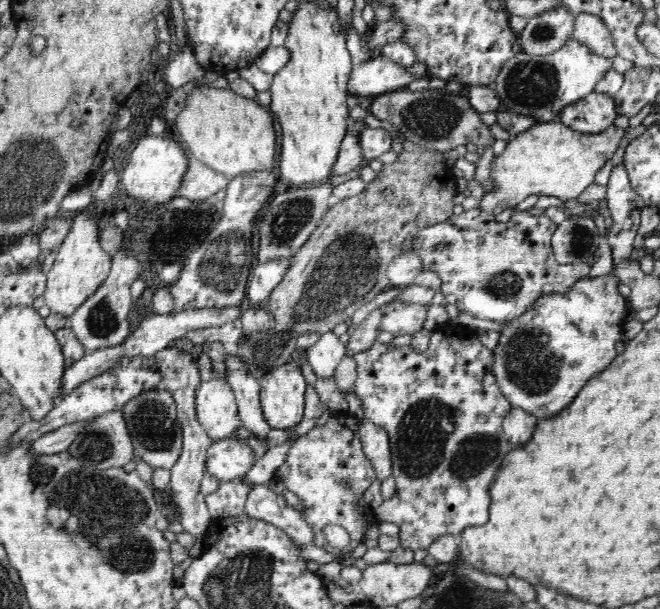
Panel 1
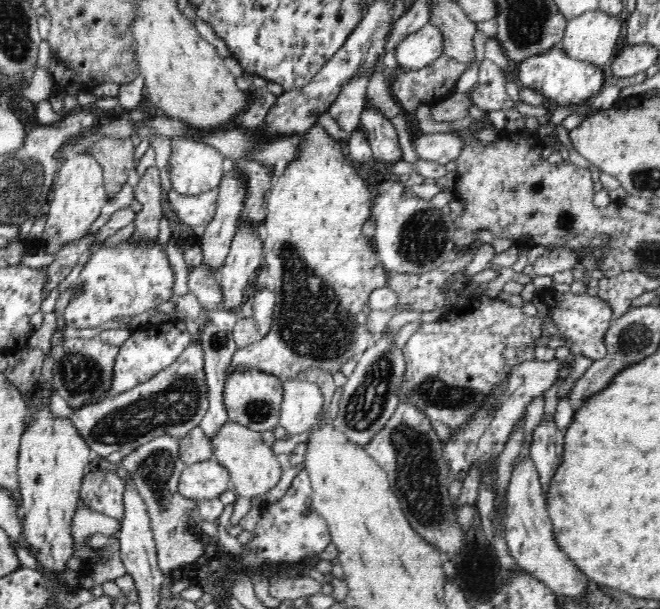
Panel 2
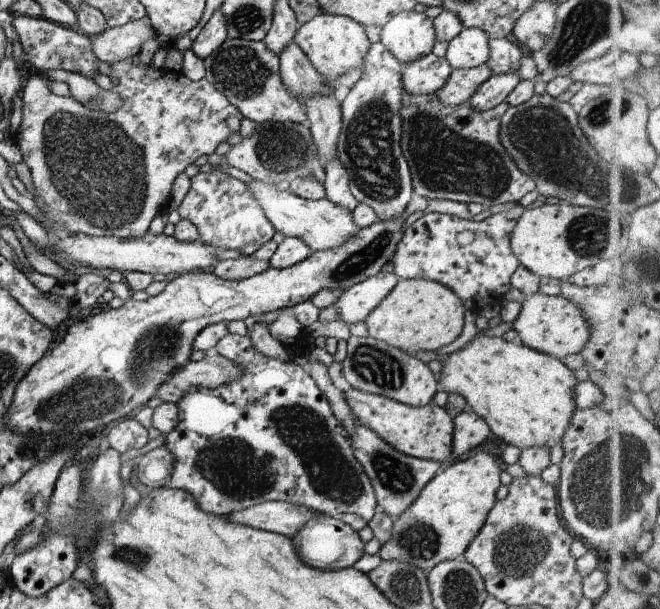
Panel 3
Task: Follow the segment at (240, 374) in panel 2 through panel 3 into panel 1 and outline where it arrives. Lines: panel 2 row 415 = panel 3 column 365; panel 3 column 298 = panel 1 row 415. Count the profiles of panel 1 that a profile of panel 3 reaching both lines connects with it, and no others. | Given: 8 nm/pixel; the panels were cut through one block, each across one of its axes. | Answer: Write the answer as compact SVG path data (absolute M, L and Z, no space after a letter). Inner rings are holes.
M293 361L273 368L259 380L260 402L272 429L292 429L304 416L306 382Z

